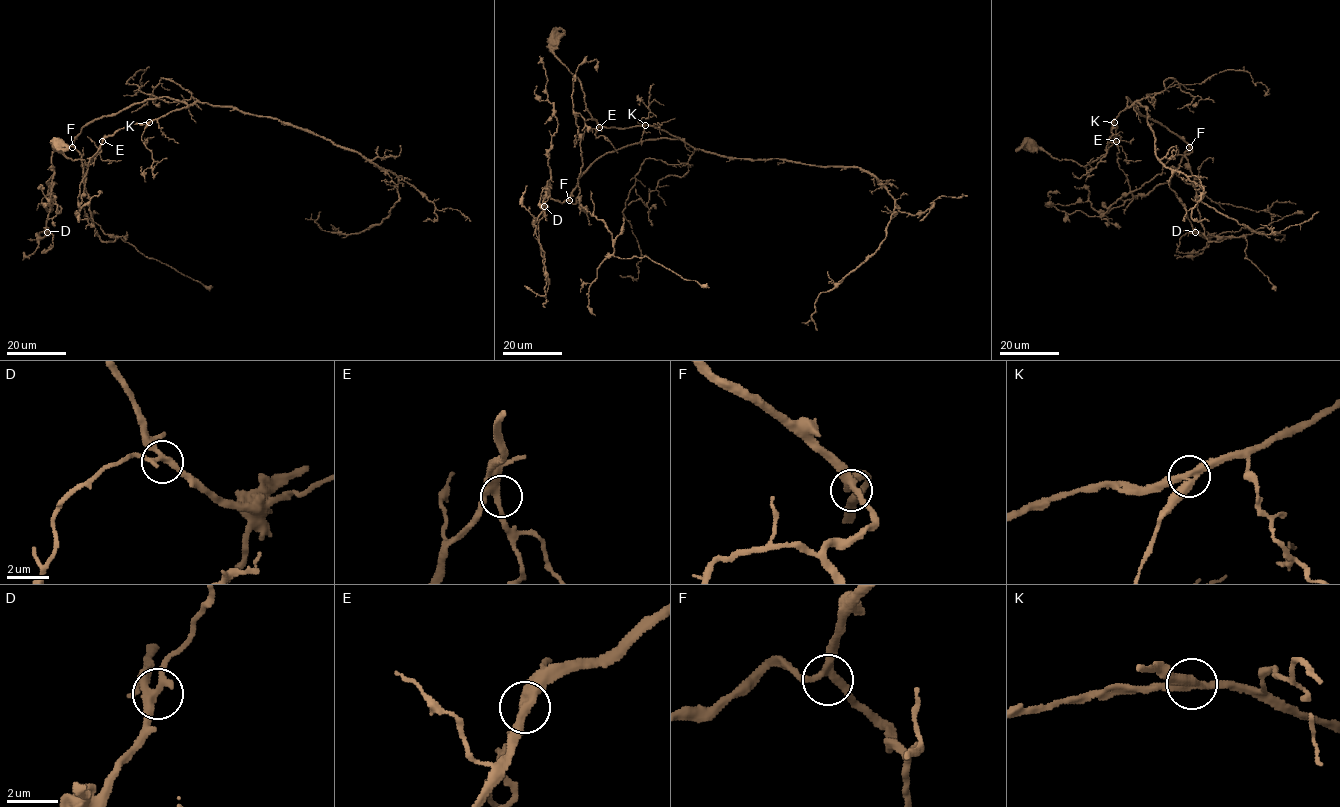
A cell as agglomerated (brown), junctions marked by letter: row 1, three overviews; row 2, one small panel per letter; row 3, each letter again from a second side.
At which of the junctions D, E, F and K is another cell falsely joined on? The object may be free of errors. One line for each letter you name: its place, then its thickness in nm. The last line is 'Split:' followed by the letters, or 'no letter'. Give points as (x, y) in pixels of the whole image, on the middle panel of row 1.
Split: no letter

